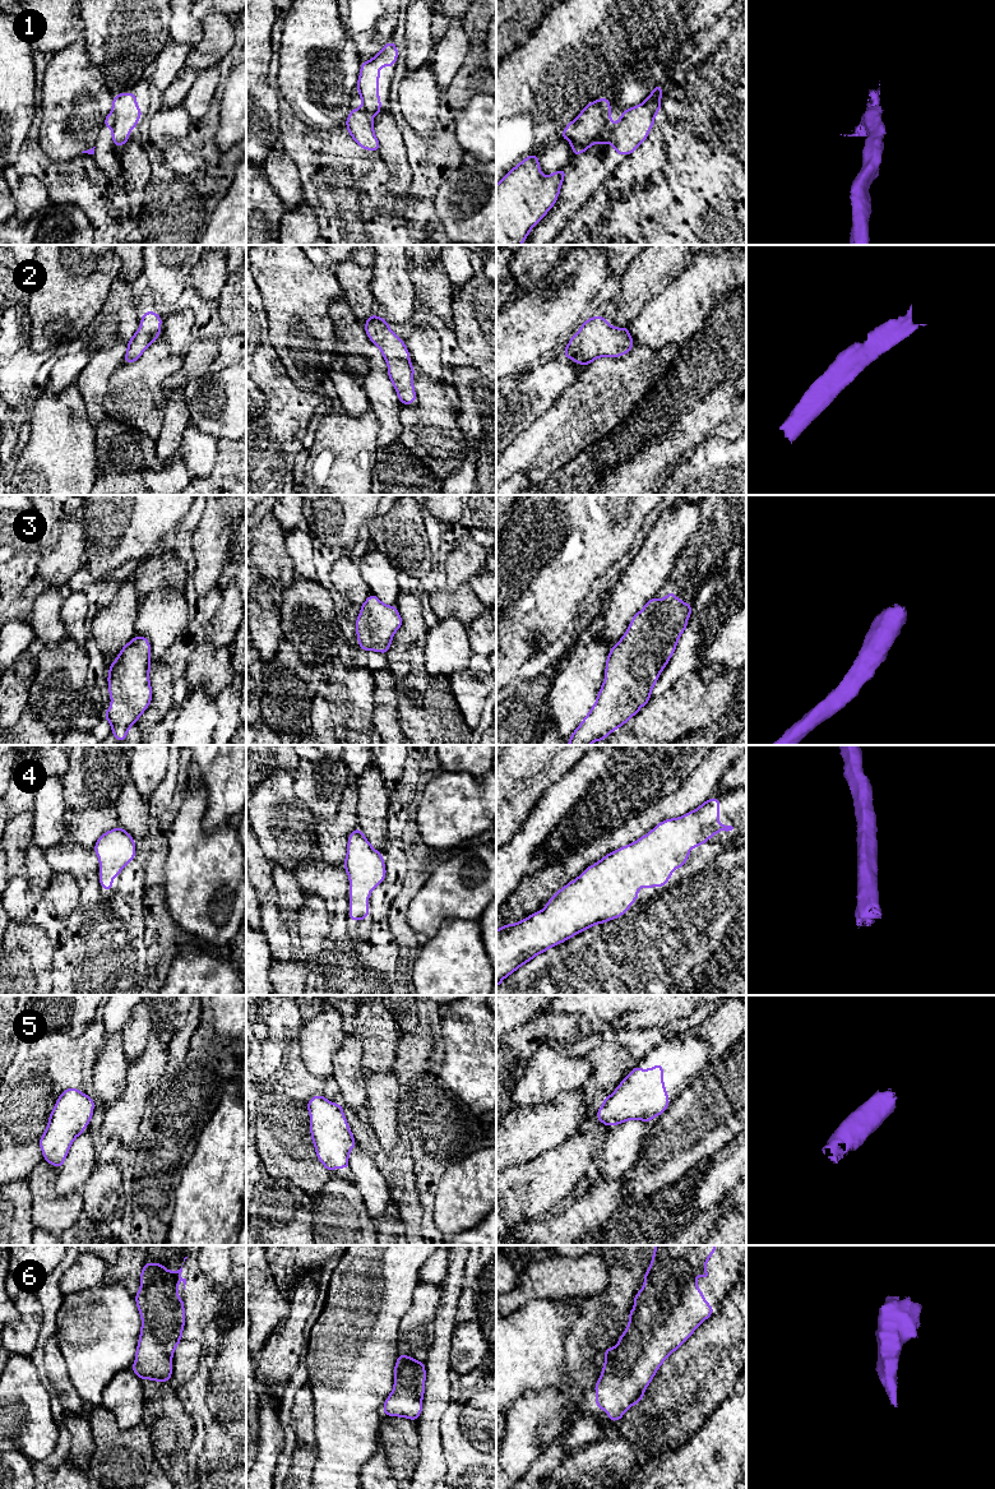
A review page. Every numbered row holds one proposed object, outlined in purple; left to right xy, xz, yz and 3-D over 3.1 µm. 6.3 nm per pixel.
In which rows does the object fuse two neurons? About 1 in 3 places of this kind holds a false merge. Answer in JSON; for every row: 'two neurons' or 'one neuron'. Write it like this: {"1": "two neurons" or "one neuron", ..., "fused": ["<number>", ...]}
{"1": "two neurons", "2": "one neuron", "3": "one neuron", "4": "one neuron", "5": "one neuron", "6": "one neuron", "fused": ["1"]}

